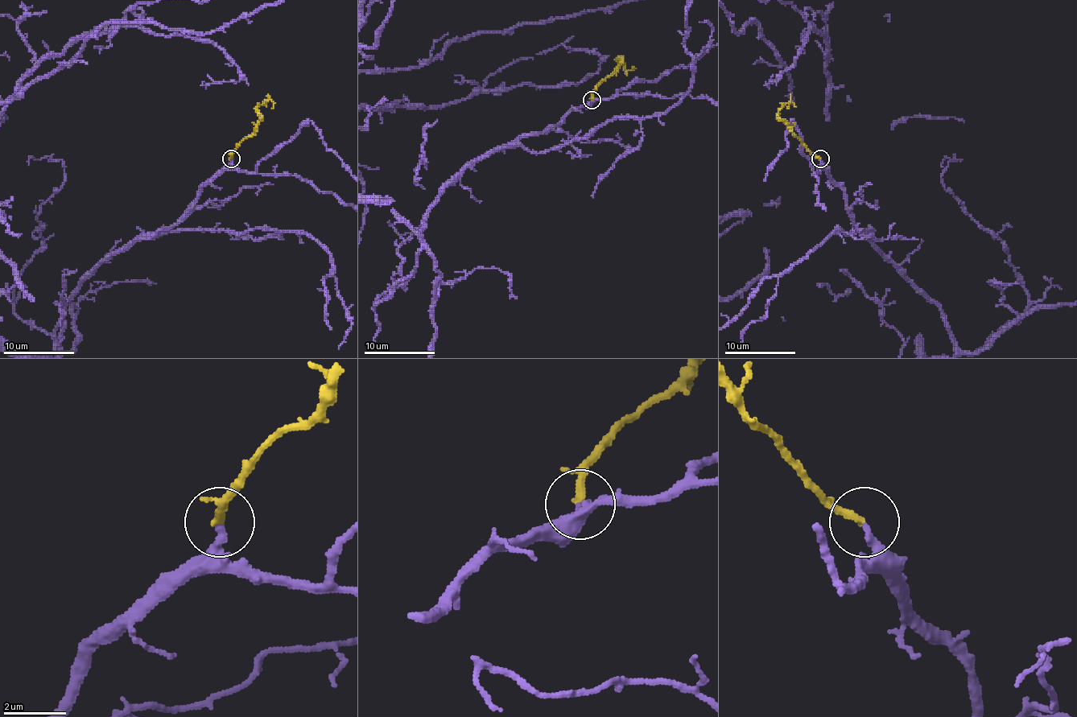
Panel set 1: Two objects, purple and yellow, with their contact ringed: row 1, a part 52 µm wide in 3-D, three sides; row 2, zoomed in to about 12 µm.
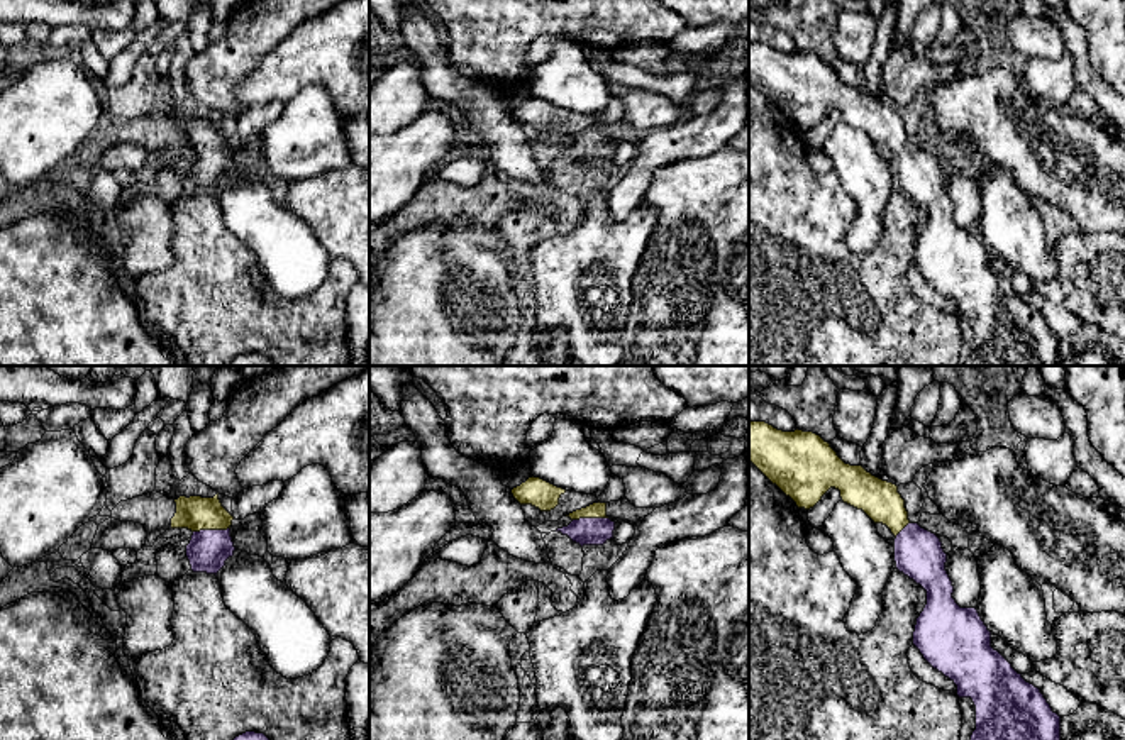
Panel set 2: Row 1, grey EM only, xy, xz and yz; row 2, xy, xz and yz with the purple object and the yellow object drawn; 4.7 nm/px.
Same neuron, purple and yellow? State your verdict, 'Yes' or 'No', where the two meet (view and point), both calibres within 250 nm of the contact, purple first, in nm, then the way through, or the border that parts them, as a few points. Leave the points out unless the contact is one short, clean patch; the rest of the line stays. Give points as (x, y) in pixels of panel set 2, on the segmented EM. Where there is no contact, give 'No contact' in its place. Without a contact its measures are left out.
Yes. Touches purple at xy (210, 530). Thickness 190 nm (purple) against 160 nm. Path across: xy (207, 551), (210, 530), (195, 513)

